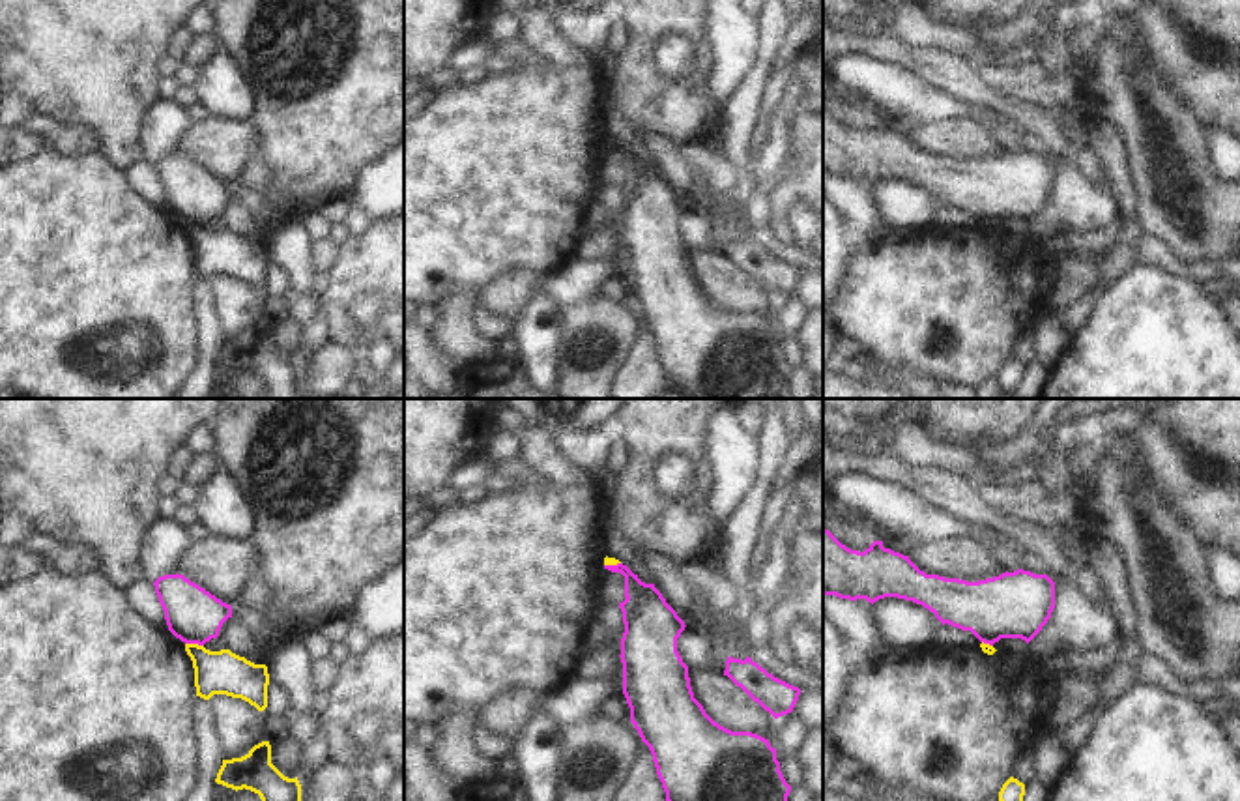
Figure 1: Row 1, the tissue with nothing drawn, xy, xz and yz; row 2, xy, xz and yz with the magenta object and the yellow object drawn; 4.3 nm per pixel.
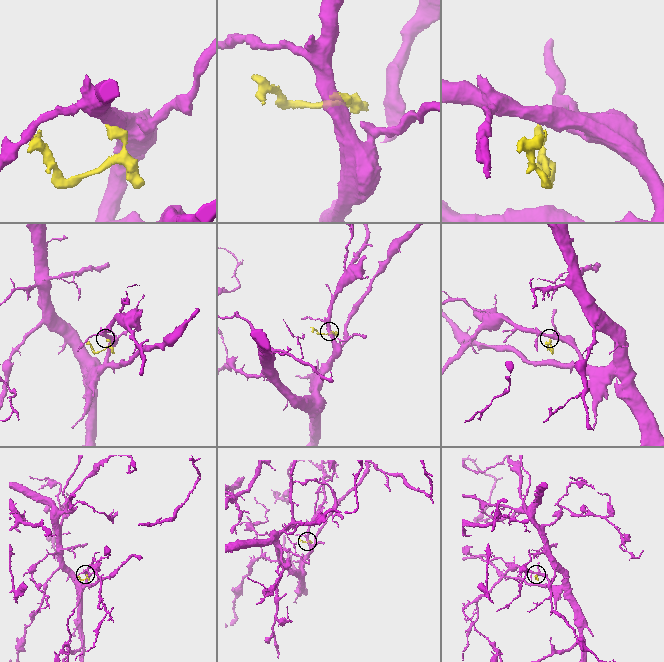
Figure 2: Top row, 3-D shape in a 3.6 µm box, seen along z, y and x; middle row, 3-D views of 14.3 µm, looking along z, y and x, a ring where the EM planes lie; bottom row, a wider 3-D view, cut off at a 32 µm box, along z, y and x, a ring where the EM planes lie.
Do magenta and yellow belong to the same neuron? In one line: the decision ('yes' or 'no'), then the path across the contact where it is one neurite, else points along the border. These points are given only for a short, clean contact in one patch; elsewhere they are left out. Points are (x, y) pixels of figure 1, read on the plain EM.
no; border along xy (186, 223), (202, 227)

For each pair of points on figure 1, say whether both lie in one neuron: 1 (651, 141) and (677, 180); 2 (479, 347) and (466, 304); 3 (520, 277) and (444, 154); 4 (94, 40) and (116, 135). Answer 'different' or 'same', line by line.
1: same
2: same
3: different
4: same

